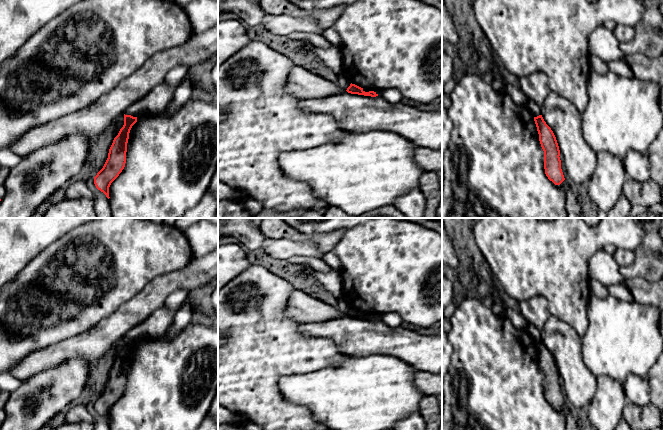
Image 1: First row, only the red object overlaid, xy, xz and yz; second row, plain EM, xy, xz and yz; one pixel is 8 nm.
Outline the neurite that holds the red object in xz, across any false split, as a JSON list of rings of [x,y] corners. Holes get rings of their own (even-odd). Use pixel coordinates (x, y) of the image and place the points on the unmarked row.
[[[352,307],[350,308],[350,310],[347,312],[346,315],[351,318],[358,318],[358,319],[371,320],[371,321],[378,320],[376,316],[374,315],[365,316],[363,312]]]

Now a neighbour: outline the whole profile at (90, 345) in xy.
[[[218,248],[191,261],[177,271],[152,280],[140,293],[123,303],[113,314],[79,335],[35,350],[10,371],[21,382],[64,361],[80,358],[88,363],[99,360],[127,332],[142,323],[153,311],[162,307],[166,298],[179,289],[192,292],[218,279]]]

